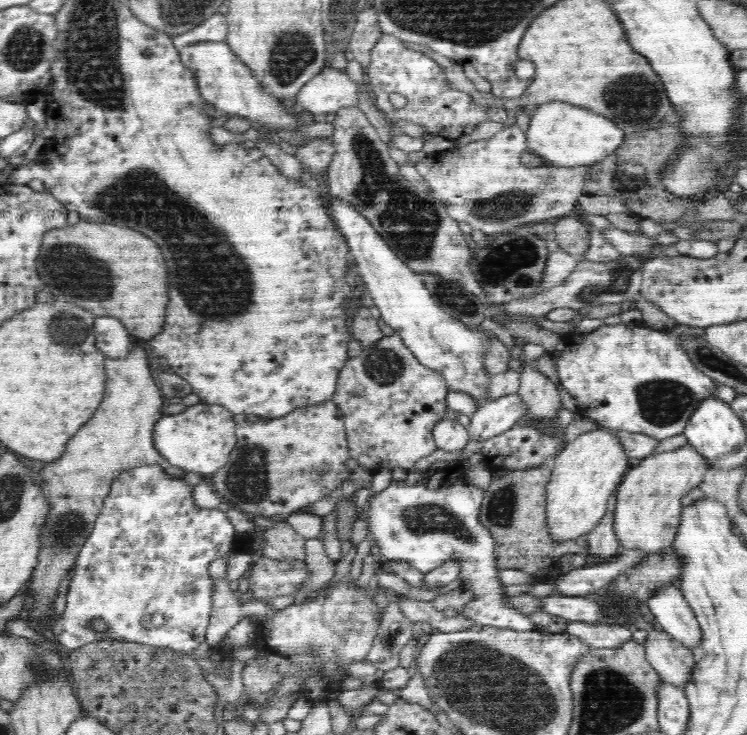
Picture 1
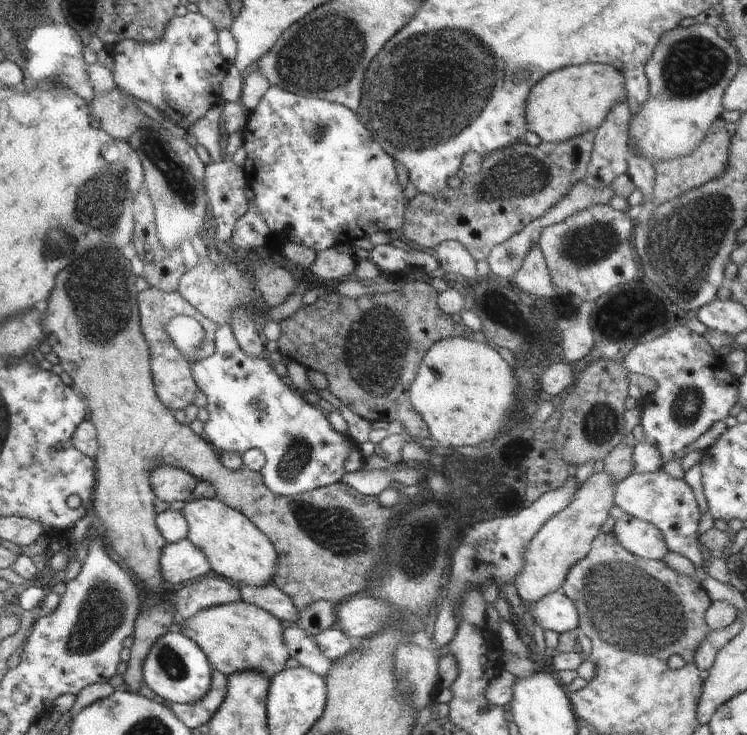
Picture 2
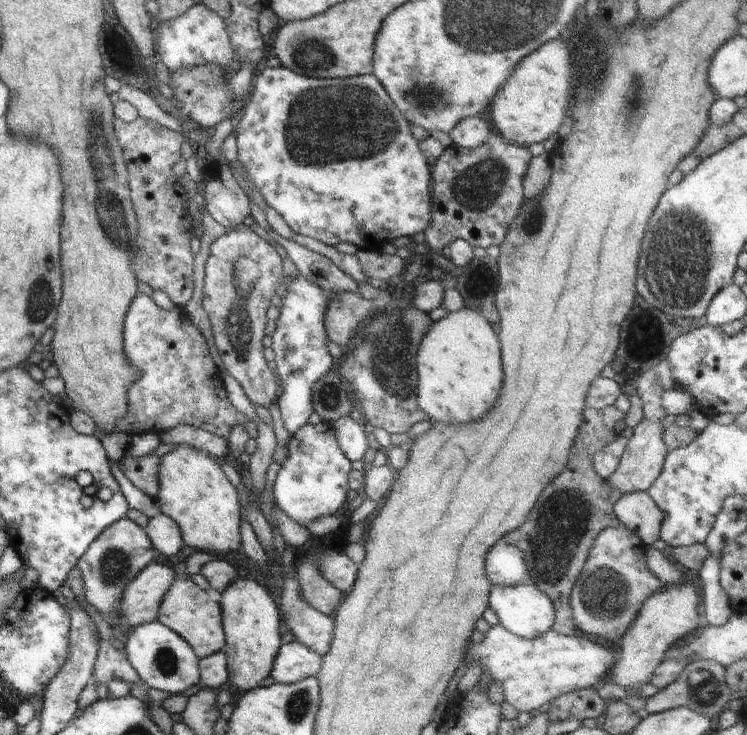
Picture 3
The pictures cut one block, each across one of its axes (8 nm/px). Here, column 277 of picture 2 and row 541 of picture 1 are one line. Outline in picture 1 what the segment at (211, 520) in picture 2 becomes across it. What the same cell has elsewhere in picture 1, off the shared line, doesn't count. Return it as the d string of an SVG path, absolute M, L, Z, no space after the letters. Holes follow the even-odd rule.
M607 429L580 434L552 458L551 477L546 485L548 533L555 544L588 535L606 514L607 504L628 470L628 459L617 436Z

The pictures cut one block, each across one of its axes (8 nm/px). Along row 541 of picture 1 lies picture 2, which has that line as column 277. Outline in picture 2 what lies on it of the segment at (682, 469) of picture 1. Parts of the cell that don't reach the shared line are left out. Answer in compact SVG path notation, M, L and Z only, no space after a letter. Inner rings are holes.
M241 601L206 608L192 619L182 622L182 626L176 629L198 644L211 668L222 672L222 675L230 677L255 670L271 680L286 669L286 662L291 658L284 641L285 628L286 625L270 612Z

